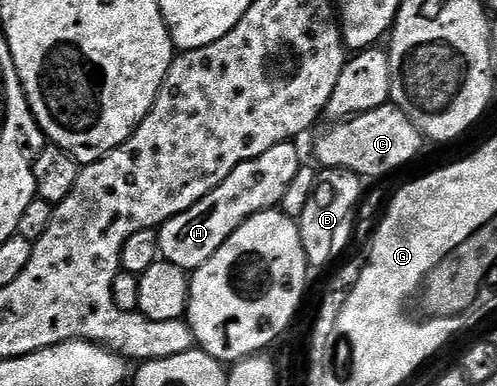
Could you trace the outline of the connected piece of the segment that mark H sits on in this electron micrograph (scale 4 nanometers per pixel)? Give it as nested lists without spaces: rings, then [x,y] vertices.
[[[294,142],[277,144],[272,146],[272,150],[264,150],[260,158],[252,158],[236,166],[236,170],[232,170],[232,174],[228,174],[220,186],[200,198],[200,202],[166,221],[157,229],[159,257],[172,262],[172,266],[187,270],[204,266],[204,262],[208,262],[208,258],[212,258],[212,254],[216,254],[216,250],[228,242],[230,235],[249,216],[277,209],[281,205],[278,203],[287,198],[289,186],[304,164],[304,160],[298,157],[296,145]]]

